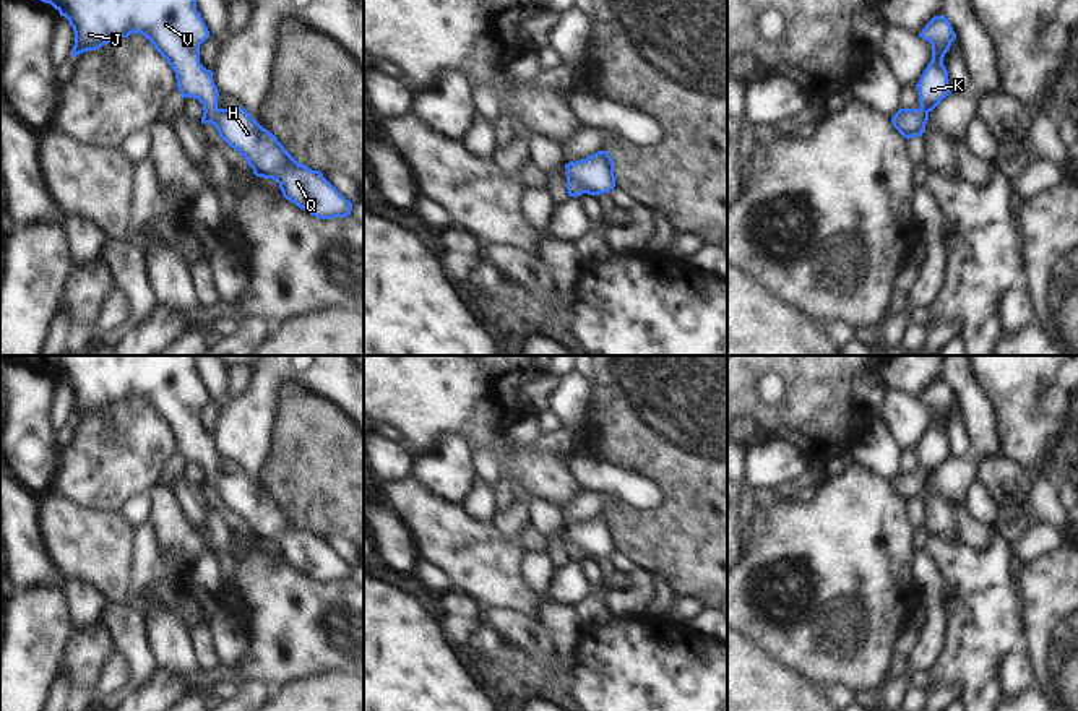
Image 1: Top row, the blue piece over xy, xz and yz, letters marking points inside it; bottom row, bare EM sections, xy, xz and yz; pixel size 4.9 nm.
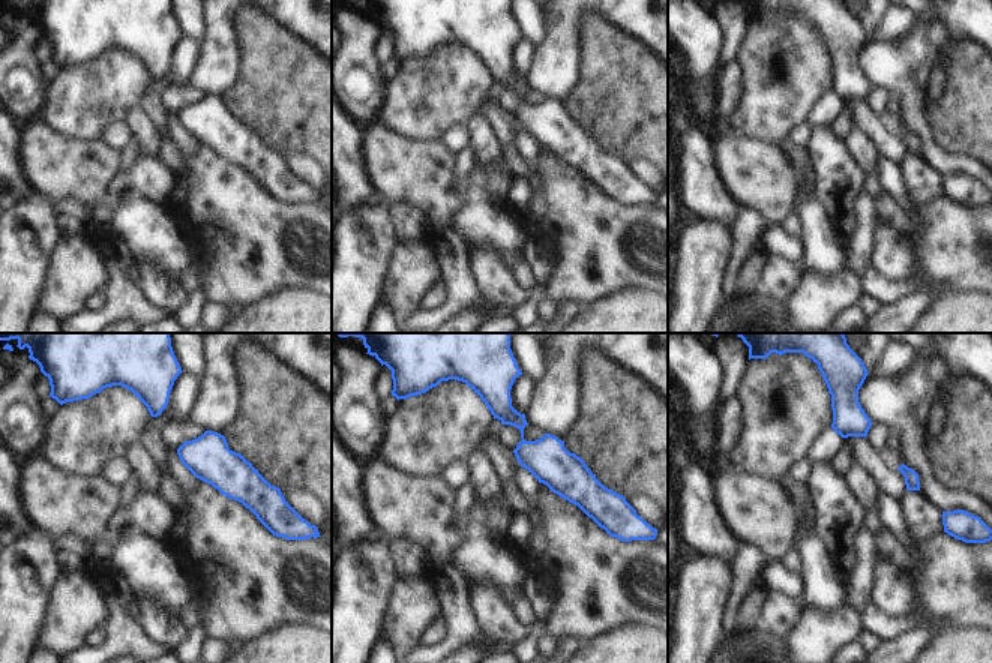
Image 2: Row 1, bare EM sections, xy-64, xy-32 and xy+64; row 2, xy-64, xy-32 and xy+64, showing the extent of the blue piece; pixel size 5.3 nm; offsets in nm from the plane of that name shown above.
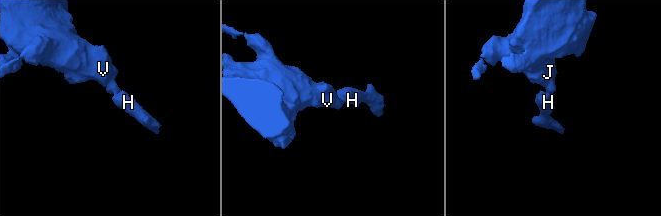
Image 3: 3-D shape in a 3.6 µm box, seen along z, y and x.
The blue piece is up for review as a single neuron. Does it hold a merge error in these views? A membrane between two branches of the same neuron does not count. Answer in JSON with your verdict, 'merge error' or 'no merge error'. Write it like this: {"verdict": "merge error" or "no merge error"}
{"verdict": "no merge error"}

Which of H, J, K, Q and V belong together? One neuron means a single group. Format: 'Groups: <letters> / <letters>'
Groups: H J K Q V.

